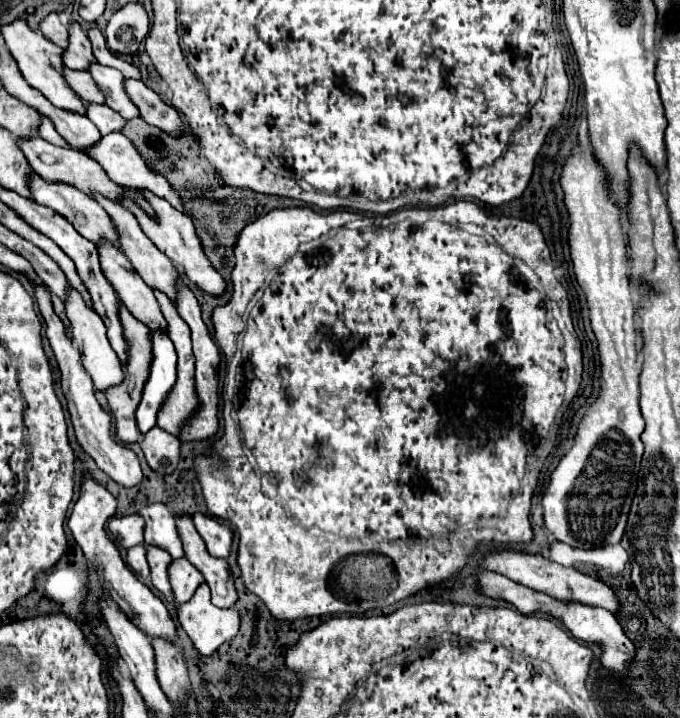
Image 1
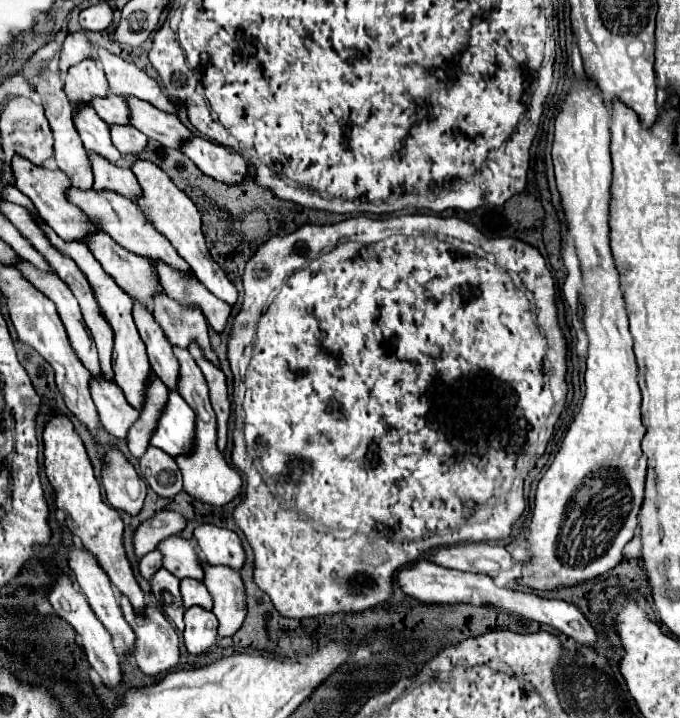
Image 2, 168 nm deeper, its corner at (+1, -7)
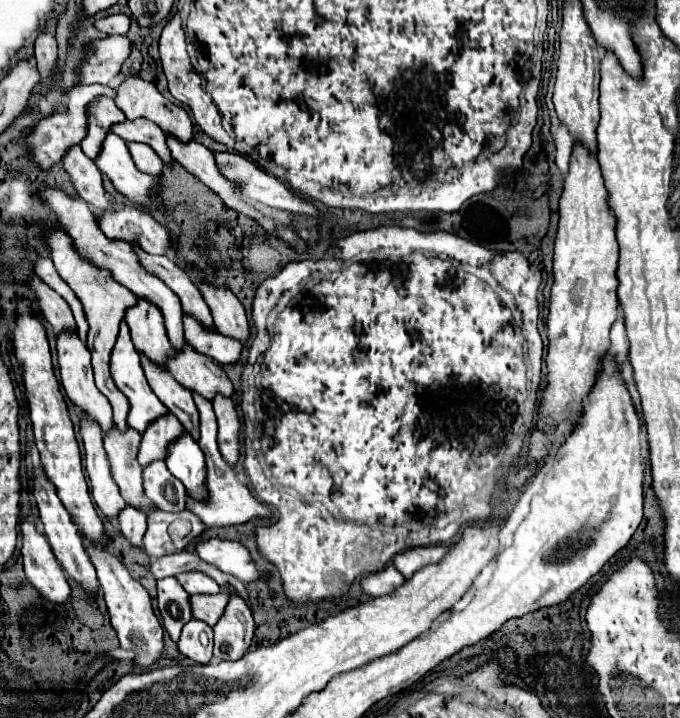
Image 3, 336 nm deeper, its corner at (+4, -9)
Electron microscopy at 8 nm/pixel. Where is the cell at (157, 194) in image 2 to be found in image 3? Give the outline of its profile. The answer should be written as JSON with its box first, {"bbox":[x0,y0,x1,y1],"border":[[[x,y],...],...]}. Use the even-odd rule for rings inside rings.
{"bbox":[192,267,250,343],"border":[[[196,267],[192,269],[192,281],[202,291],[206,303],[210,303],[210,311],[214,315],[214,325],[218,333],[238,339],[240,343],[246,343],[250,337],[250,323],[246,317],[246,311],[242,303],[236,299],[236,295],[230,289],[218,289],[204,281],[204,273]]]}

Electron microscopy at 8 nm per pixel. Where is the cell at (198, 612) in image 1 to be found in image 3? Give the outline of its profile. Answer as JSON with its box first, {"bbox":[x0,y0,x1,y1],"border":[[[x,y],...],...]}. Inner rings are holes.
{"bbox":[178,619,212,665],"border":[[[192,619],[182,629],[178,649],[182,651],[182,655],[190,657],[196,663],[202,663],[202,665],[210,663],[210,659],[212,659],[212,627],[198,621],[198,619]],[[200,635],[208,637],[208,645],[204,645],[200,641]]]}

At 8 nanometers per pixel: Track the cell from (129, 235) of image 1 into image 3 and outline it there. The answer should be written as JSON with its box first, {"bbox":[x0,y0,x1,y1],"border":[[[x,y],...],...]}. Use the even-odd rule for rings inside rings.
{"bbox":[168,345,234,401],"border":[[[186,345],[186,351],[182,355],[174,355],[168,363],[168,371],[182,387],[186,387],[192,393],[202,395],[204,399],[212,401],[218,393],[224,397],[232,397],[234,389],[230,379],[226,377],[224,369],[214,363],[214,359],[206,355],[198,355],[192,347]]]}

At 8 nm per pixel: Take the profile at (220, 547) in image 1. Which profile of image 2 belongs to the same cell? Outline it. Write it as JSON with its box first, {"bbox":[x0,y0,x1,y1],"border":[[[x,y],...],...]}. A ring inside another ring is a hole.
{"bbox":[195,525,245,569],"border":[[[199,525],[195,529],[195,539],[203,551],[203,557],[211,565],[227,565],[231,569],[241,569],[245,561],[245,551],[235,531],[217,525]]]}

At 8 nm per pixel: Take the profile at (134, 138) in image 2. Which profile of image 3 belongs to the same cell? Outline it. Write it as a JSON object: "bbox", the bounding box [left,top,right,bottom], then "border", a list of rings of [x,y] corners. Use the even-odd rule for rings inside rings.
{"bbox":[128,143,164,177],"border":[[[128,143],[128,149],[130,149],[130,155],[132,155],[136,167],[142,173],[156,175],[156,177],[162,175],[164,163],[162,163],[162,159],[158,159],[158,155],[154,155],[154,151],[150,151],[150,147],[146,147],[144,143]]]}

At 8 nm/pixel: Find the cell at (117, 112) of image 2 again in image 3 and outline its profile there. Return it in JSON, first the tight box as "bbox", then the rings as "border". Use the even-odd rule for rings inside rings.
{"bbox":[112,119,174,165],"border":[[[148,119],[118,123],[118,125],[112,127],[112,131],[128,143],[146,143],[146,145],[150,145],[156,151],[156,155],[164,161],[164,165],[174,163],[172,155],[170,155],[170,149],[166,145],[166,135],[162,133],[162,129],[158,125],[150,123]]]}

